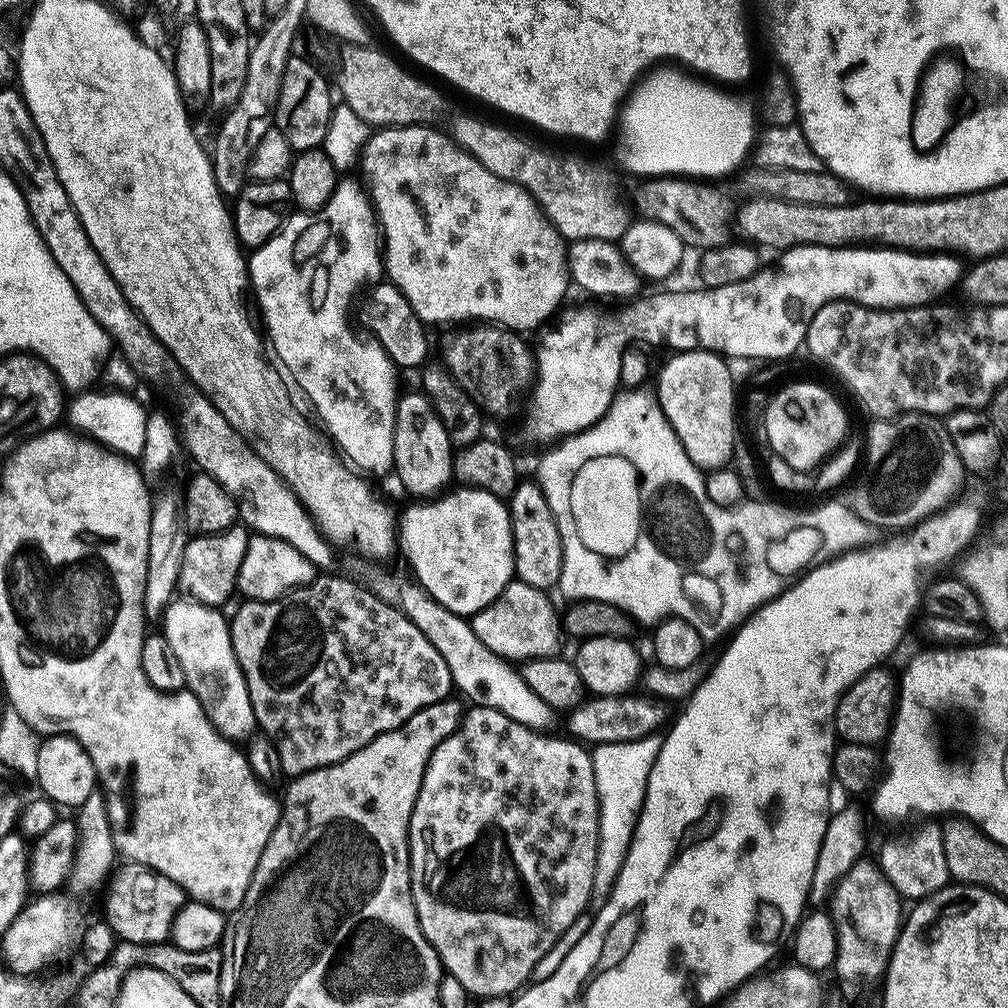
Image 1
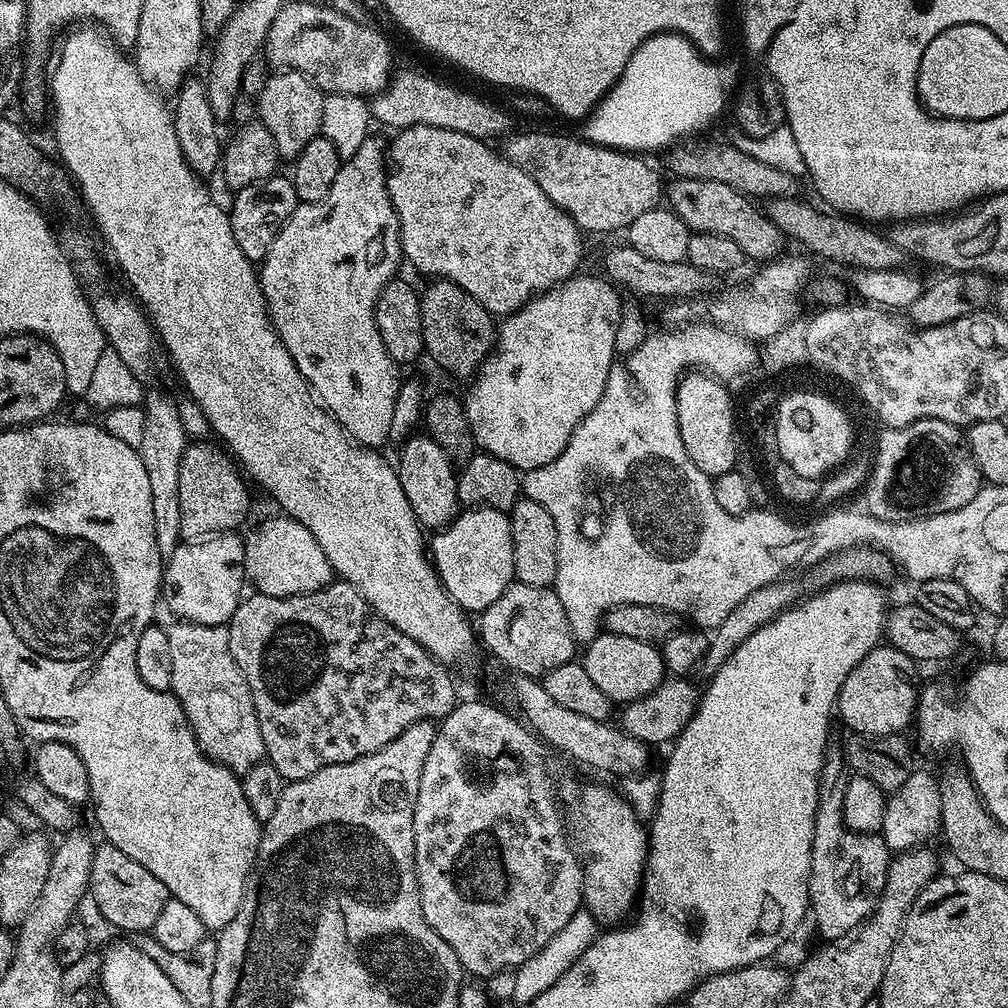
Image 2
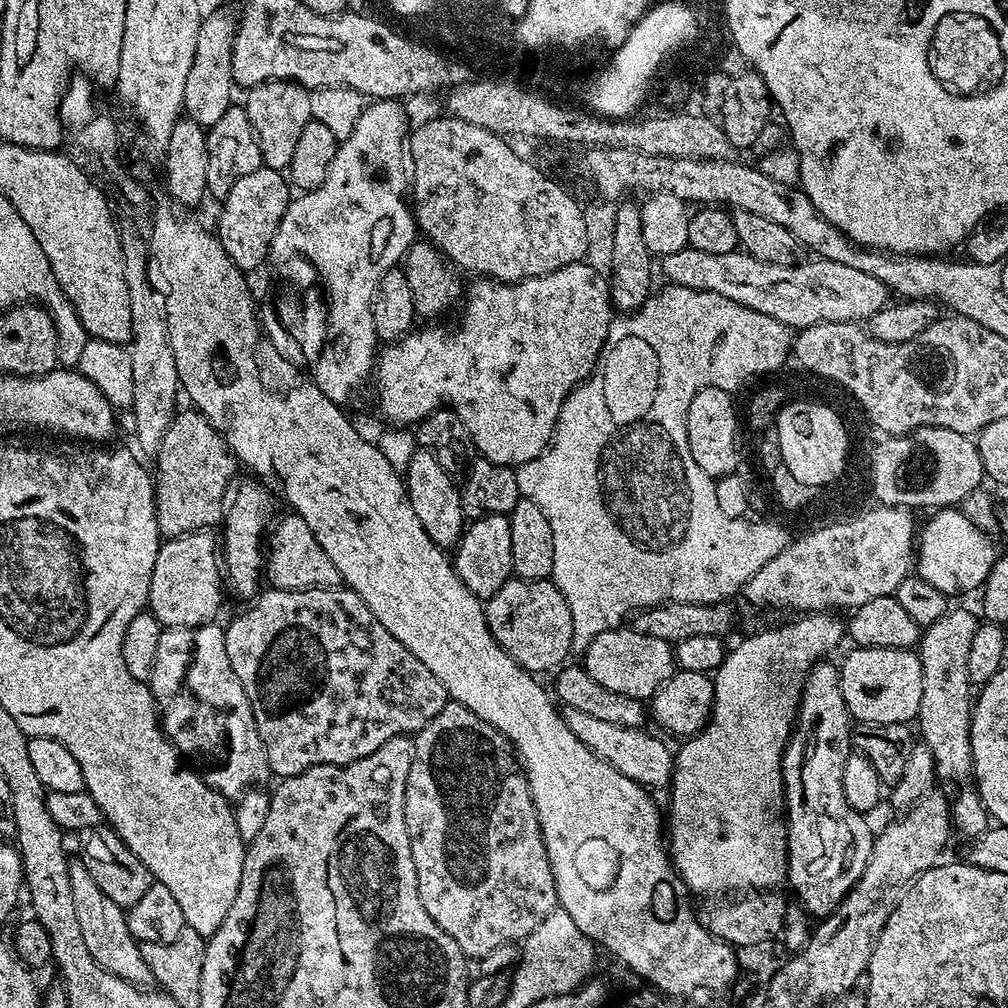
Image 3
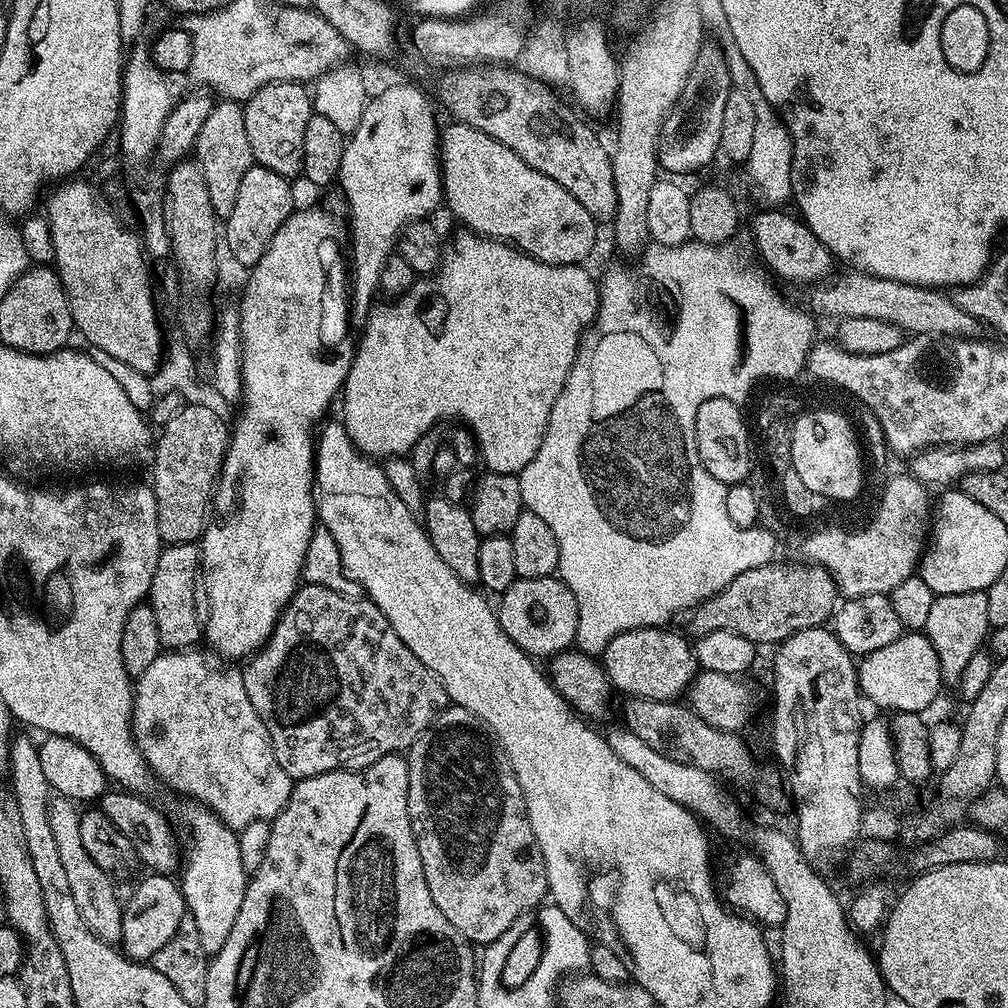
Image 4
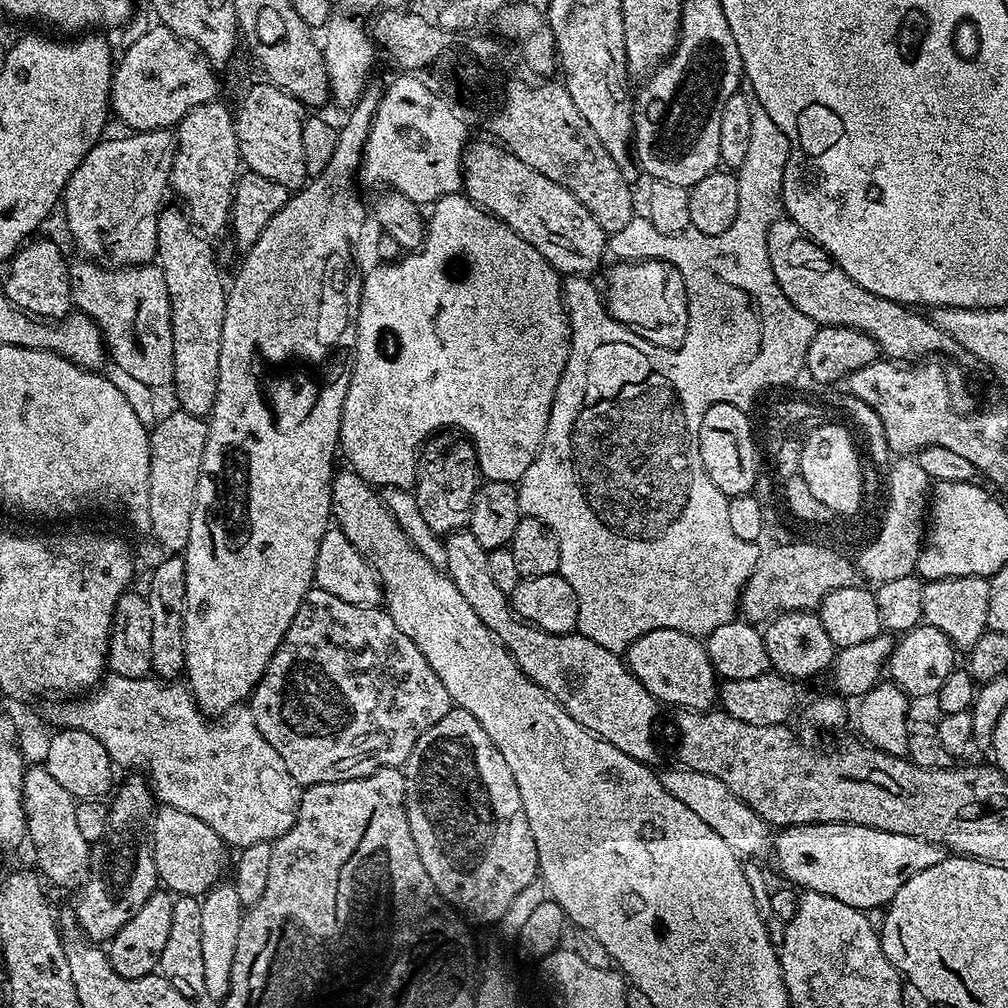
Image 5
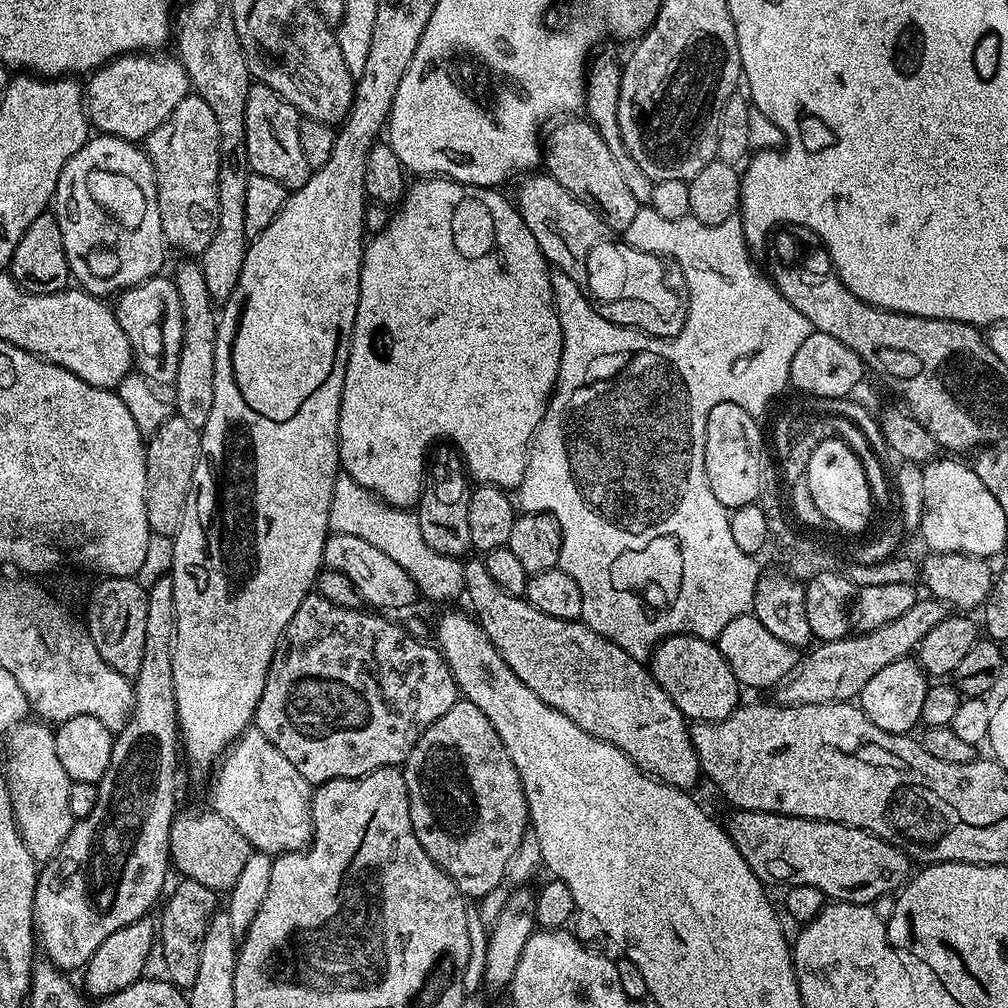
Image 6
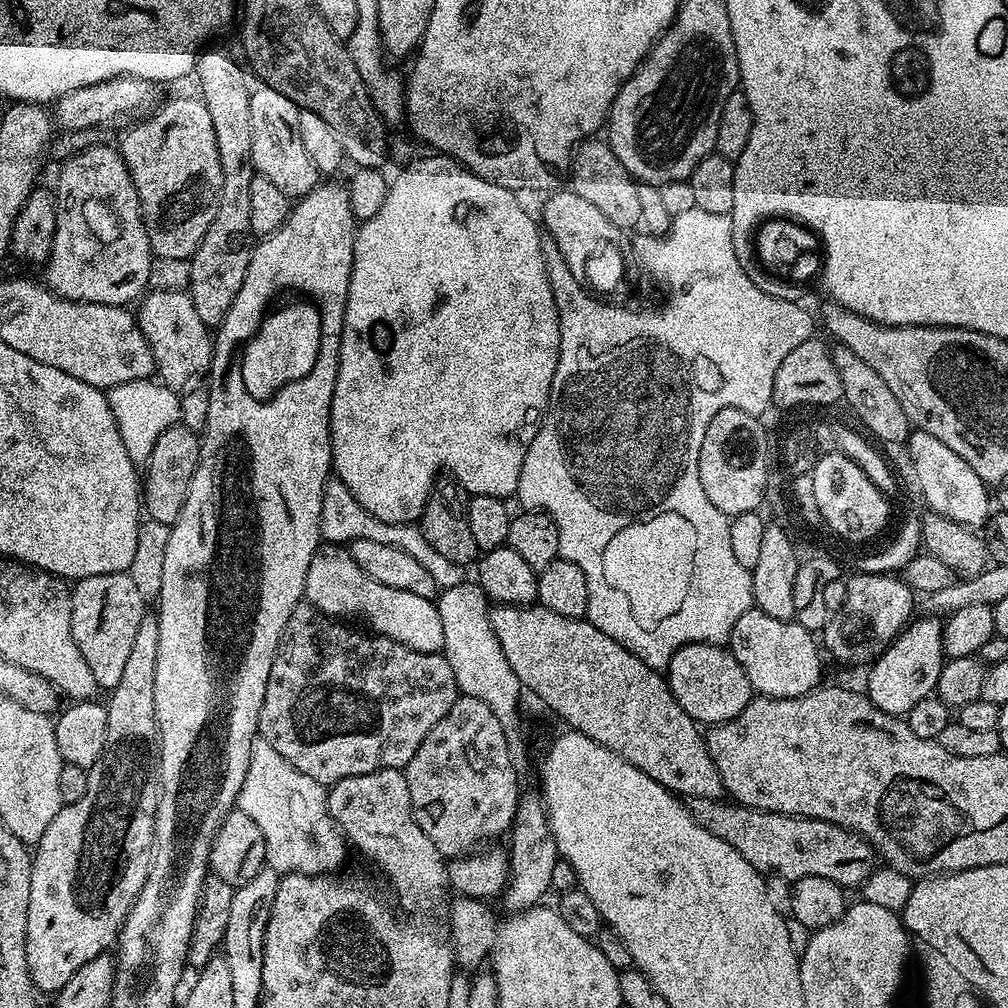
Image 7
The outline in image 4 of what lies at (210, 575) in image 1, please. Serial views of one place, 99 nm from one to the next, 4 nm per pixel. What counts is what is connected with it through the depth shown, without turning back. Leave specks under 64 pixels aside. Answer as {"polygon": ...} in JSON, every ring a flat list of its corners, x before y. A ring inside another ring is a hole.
{"polygon":[[195,543,169,544,161,547,158,566,154,566,154,578,150,582,147,603,154,610,154,622,158,622,158,638,168,650,188,650,202,636,202,616,196,613,198,600,198,573,200,549]]}

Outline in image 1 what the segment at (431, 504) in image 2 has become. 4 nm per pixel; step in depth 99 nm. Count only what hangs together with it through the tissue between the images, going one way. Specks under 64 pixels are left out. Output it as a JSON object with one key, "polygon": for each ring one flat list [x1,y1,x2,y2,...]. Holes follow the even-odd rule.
{"polygon":[[423,391,420,392,408,392,405,396,403,393,397,399,392,463,394,476,400,479,401,486,412,498,432,498,443,493,449,487,448,480,450,484,453,479,454,449,446,434,444,421,436,413,431,399]]}

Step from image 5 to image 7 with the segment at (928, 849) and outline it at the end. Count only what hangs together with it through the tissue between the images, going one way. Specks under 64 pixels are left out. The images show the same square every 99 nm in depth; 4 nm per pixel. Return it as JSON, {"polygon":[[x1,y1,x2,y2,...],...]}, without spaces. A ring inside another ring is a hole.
{"polygon":[[705,796,691,797,686,807,692,813,694,822,702,826,702,830,710,830,710,834,714,834,714,838,722,838,722,842,730,842,730,846,734,846,734,850,738,850,742,858,750,862,750,866,754,866,757,872,767,874,769,877,781,876,782,879,788,880,787,882,795,882,807,876,830,878,830,882,840,885,845,890,851,890,851,888,859,889,874,867,874,849,868,841,848,828,825,820,815,820,805,816,787,816,781,812,748,808,744,804,729,802,724,798,715,800]]}

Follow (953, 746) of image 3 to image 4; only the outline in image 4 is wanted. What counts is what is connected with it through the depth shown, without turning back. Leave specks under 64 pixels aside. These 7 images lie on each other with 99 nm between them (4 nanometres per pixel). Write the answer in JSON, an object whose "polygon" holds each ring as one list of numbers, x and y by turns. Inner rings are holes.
{"polygon":[[987,591,936,596,922,632,938,654,941,681,945,685,959,685,963,668,970,663,970,658,974,658,976,652,985,647,990,636]]}

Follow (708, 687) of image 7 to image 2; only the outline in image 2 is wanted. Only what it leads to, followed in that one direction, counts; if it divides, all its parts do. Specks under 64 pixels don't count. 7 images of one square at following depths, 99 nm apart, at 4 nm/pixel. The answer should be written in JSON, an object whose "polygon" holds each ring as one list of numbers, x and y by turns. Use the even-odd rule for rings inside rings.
{"polygon":[[604,632,597,635,583,652,582,663,586,674,590,674,598,690,602,690,602,694,606,694,613,702,641,700,666,679,664,658,661,649,655,644,637,642,635,638,622,638,622,634]]}

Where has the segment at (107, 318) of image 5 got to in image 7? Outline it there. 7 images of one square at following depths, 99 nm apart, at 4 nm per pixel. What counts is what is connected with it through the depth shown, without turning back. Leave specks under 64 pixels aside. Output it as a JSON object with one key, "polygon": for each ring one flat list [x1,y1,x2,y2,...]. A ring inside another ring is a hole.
{"polygon":[[152,290,138,305,138,323,154,354,159,383,165,384,172,392,183,393,199,372,207,373,211,369,214,340,210,335,209,325,198,318,198,310,194,310,192,297,184,290]]}

